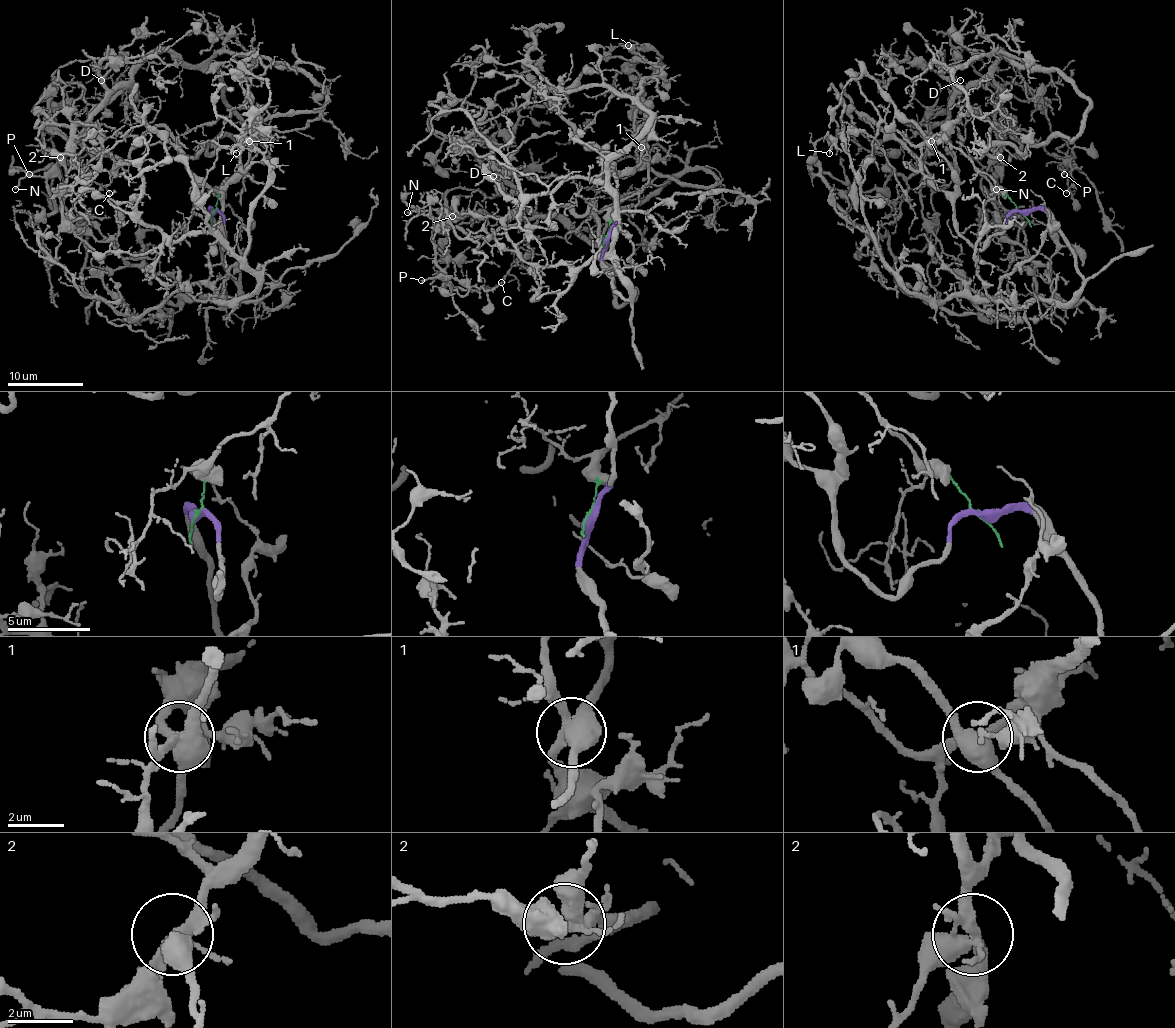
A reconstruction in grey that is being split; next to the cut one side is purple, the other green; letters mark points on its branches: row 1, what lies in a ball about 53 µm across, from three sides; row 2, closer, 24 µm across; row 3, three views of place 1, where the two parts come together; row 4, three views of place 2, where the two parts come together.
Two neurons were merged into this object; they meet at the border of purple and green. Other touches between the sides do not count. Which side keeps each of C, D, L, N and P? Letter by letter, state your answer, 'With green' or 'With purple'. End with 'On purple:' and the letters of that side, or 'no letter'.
C: With green
D: With green
L: With purple
N: With green
P: With green
On purple: L

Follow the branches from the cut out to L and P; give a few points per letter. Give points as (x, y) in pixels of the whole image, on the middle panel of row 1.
L: (606, 237), (613, 171), (640, 161), (649, 131), (638, 82), (661, 57), (634, 59), (629, 46)
P: (606, 237), (647, 163), (717, 180), (672, 174), (594, 241), (469, 212), (432, 242), (468, 290), (420, 280)

